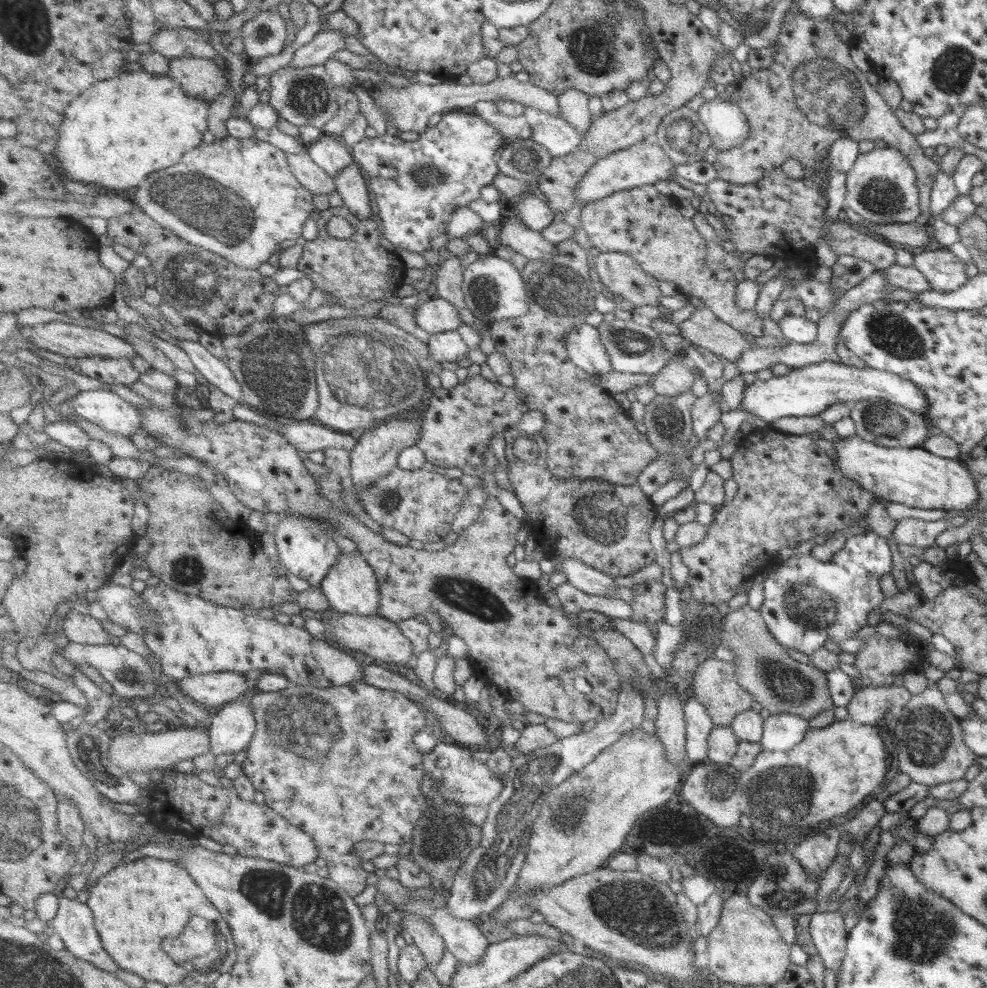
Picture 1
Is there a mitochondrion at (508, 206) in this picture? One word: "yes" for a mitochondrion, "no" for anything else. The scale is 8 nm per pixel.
no

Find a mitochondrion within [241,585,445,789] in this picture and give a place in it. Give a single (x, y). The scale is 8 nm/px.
(306, 725)

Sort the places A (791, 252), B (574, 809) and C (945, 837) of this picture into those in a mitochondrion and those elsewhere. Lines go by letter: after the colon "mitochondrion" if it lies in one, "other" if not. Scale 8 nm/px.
A: other
B: mitochondrion
C: other

